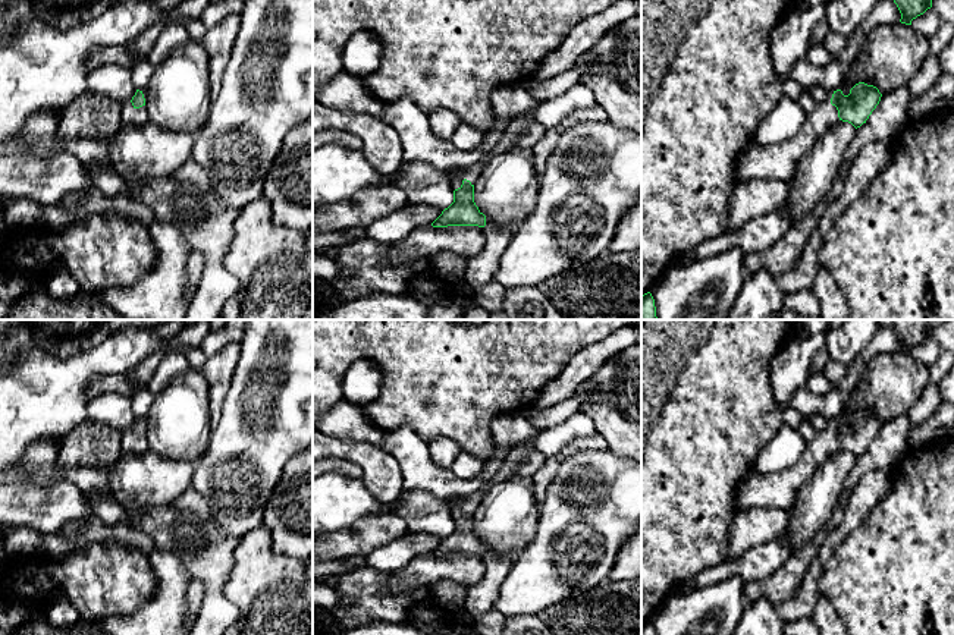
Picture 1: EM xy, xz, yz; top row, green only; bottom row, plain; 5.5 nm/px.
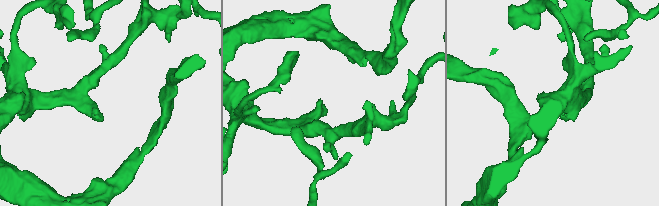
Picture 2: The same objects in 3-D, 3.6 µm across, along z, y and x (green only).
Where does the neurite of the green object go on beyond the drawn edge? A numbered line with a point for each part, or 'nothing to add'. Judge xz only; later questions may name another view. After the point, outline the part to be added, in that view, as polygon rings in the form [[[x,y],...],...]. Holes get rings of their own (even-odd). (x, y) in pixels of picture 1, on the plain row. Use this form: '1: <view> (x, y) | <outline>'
1: xz (471, 502) | [[[481,487],[468,496],[462,496],[459,500],[451,499],[451,502],[452,502],[452,507],[451,507],[452,518],[455,519],[455,518],[461,516],[464,507],[470,509],[471,513],[474,513],[476,509],[478,507],[478,504],[481,503],[486,493],[487,493],[487,490],[484,490]]]

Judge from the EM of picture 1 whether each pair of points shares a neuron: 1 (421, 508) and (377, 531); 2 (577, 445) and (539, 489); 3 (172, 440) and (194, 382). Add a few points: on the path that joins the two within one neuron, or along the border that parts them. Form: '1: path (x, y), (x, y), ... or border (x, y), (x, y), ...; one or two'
1: border (397, 512), (408, 531); two
2: path (565, 452), (543, 477); one
3: path (178, 426), (187, 396); one

